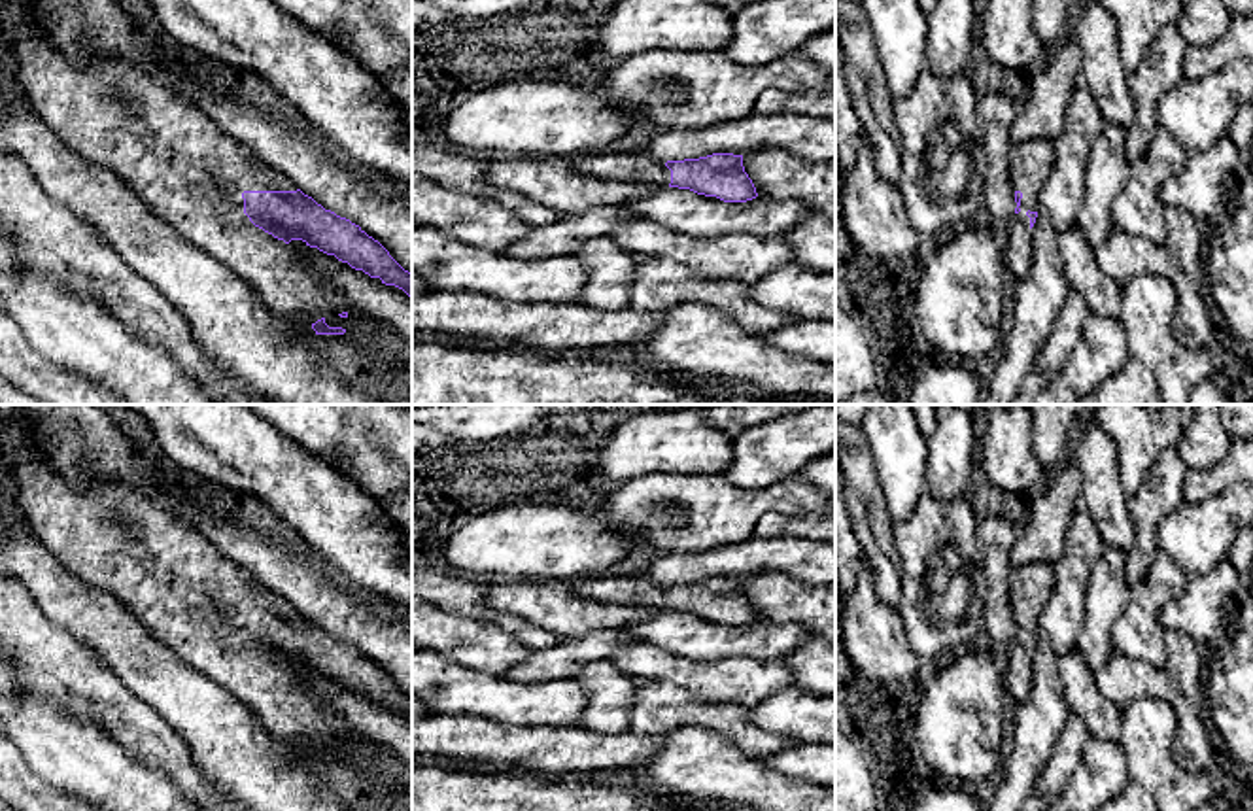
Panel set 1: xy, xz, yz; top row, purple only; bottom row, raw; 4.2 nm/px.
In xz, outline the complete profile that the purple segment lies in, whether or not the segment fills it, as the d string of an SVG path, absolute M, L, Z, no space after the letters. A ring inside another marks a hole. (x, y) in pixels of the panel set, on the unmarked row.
M643 575L590 577L569 580L569 590L597 603L639 605L690 613L724 626L747 626L758 620L743 590L743 578L712 577L699 582L660 586Z

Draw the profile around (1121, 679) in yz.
M1117 650L1094 673L1094 681L1102 696L1121 711L1140 698L1159 698L1172 703L1177 692L1164 667L1126 658Z

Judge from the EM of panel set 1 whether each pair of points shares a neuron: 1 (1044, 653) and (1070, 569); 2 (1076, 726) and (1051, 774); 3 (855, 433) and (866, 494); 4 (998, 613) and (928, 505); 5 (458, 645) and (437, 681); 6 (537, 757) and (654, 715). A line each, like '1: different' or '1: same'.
1: different
2: same
3: same
4: different
5: different
6: different

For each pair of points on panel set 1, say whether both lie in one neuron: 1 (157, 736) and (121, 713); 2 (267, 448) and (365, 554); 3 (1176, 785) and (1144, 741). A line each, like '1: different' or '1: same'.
1: same
2: same
3: same

